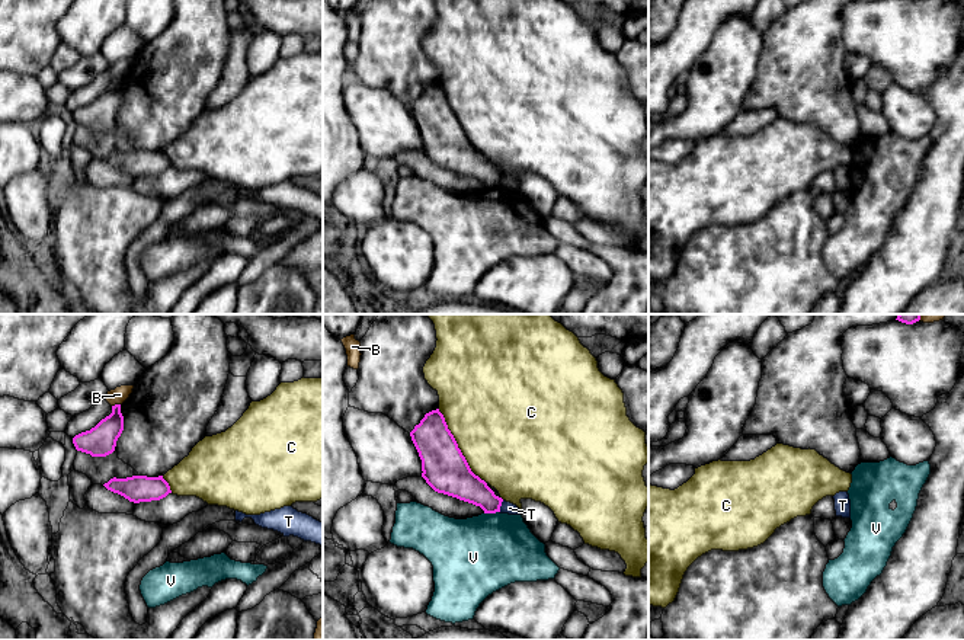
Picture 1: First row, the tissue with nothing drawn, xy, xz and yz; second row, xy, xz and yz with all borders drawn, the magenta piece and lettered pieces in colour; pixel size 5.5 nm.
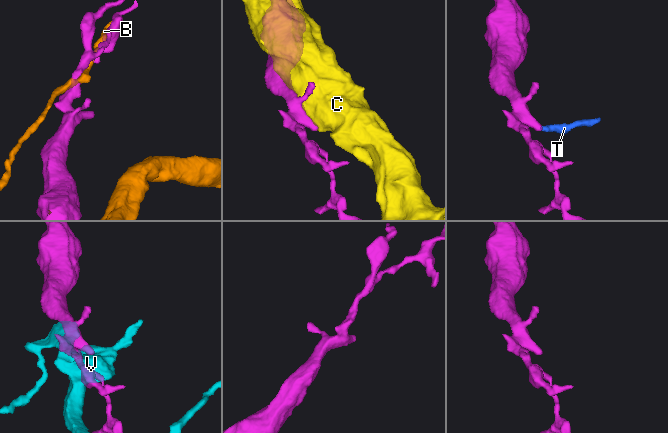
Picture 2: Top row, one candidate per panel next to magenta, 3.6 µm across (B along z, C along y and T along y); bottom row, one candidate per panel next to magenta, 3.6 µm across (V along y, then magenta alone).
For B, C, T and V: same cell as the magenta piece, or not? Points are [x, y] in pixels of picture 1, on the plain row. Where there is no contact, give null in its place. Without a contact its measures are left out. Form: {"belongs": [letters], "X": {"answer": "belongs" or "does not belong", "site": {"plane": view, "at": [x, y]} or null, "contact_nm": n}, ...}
{"belongs": [], "B": {"answer": "does not belong", "site": {"plane": "xy", "at": [115, 79]}, "contact_nm": 50}, "C": {"answer": "does not belong", "site": {"plane": "xz", "at": [457, 121]}, "contact_nm": 500}, "T": {"answer": "does not belong", "site": {"plane": "xz", "at": [500, 179]}, "contact_nm": 70}, "V": {"answer": "does not belong", "site": {"plane": "xz", "at": [492, 186]}, "contact_nm": 90}}

